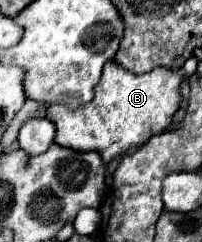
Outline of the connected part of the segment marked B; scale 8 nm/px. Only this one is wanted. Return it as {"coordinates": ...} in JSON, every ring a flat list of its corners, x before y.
{"coordinates":[[113,61,105,63,103,77,93,89,93,101,75,109,65,103,51,103,47,107,47,119,57,127,55,143,73,151,97,151,101,159,109,163,131,147,137,147,167,129,181,101,181,79,181,69,171,71,167,67,157,67,149,73,135,75]]}

